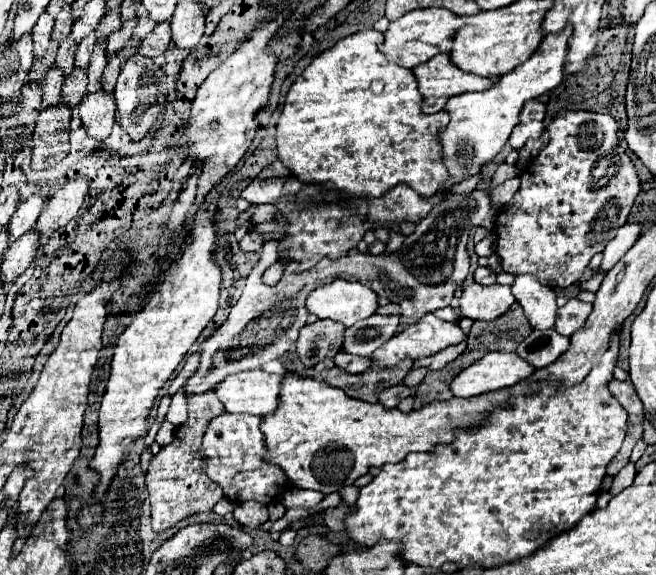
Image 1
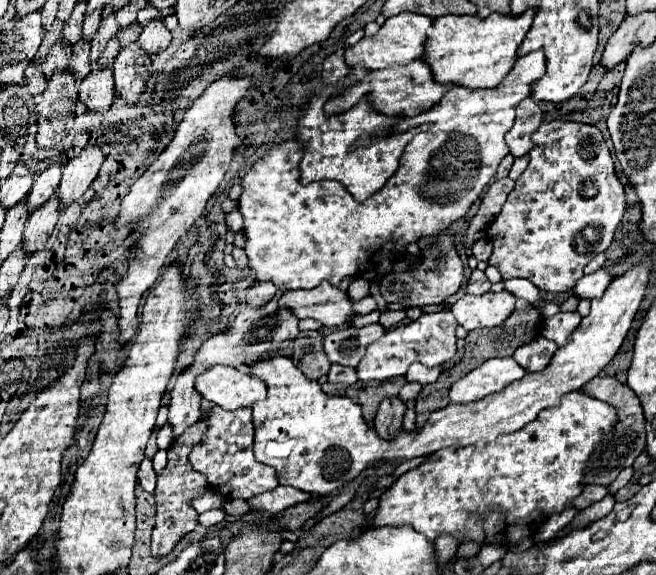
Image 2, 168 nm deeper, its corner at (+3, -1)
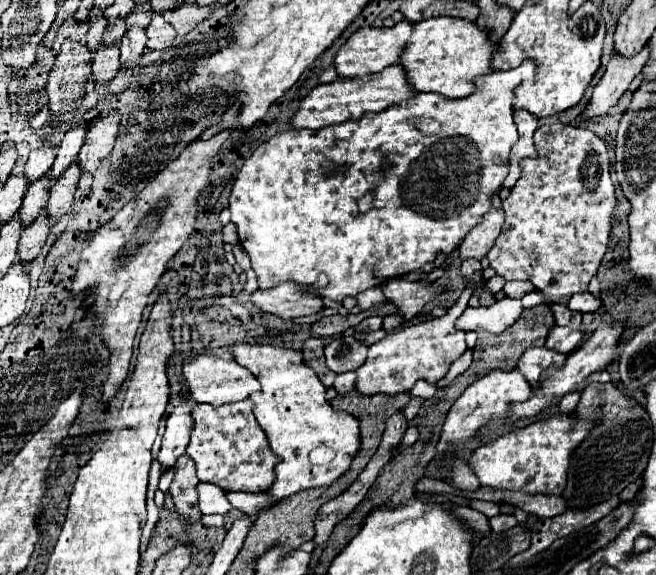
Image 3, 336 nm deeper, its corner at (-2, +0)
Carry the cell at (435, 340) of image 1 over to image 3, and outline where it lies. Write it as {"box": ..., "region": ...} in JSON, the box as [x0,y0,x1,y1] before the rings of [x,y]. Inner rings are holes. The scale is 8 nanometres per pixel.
{"box":[356,270,482,396],"region":[[[479,270],[464,288],[456,304],[448,309],[446,316],[422,320],[422,322],[410,324],[410,326],[402,326],[400,330],[388,332],[386,338],[372,344],[368,348],[366,362],[356,370],[356,374],[358,374],[356,392],[364,394],[364,396],[374,396],[374,394],[396,396],[400,392],[410,392],[418,380],[426,380],[428,384],[436,384],[438,380],[442,380],[448,374],[450,364],[466,352],[464,332],[456,330],[454,322],[467,308],[474,286],[481,278],[482,270]]]}

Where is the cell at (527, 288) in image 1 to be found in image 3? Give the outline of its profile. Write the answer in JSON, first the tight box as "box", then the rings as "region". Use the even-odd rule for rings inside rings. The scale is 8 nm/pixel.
{"box":[503,281,536,298],"region":[[[507,281],[503,287],[503,292],[510,298],[522,298],[528,292],[534,292],[536,288],[530,284],[530,281]]]}

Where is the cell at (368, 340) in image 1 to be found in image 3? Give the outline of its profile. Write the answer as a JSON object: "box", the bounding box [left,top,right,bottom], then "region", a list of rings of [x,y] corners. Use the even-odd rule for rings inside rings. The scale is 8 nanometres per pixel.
{"box":[324,336,368,374],"region":[[[340,336],[324,348],[326,364],[336,374],[344,374],[348,370],[358,370],[362,366],[362,362],[366,360],[366,350],[368,348],[362,342],[358,342],[356,338]]]}

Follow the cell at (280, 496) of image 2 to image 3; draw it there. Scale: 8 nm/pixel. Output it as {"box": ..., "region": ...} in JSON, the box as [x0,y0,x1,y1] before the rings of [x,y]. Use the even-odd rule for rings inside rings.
{"box":[226,492,270,514],"region":[[[226,492],[228,502],[238,508],[242,514],[254,514],[260,512],[262,508],[270,506],[270,498],[268,494],[260,492],[260,494],[248,494],[248,492]]]}

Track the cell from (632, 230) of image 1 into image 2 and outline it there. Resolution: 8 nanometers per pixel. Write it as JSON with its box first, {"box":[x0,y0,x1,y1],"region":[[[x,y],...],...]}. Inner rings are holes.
{"box":[573,267,611,299],"region":[[[601,267],[601,269],[597,269],[595,273],[589,273],[589,275],[585,275],[581,281],[577,281],[577,285],[573,287],[573,293],[575,293],[577,297],[581,297],[581,299],[601,297],[603,291],[607,289],[609,281],[611,281],[611,273],[609,273],[605,267]]]}

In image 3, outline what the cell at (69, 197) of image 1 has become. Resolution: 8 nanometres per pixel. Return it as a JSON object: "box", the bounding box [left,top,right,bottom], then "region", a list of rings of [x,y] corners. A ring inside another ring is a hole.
{"box":[78,110,120,174],"region":[[[110,110],[106,116],[100,116],[98,122],[88,130],[84,146],[78,156],[80,168],[84,172],[92,174],[100,166],[100,162],[108,156],[118,134],[118,124],[120,124],[120,112]]]}

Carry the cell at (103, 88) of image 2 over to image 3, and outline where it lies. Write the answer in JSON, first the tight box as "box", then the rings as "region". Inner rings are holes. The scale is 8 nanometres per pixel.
{"box":[92,46,120,84],"region":[[[102,46],[100,50],[94,52],[94,60],[92,60],[92,72],[94,72],[94,80],[98,84],[108,84],[116,72],[120,70],[120,54],[118,54],[118,46]]]}

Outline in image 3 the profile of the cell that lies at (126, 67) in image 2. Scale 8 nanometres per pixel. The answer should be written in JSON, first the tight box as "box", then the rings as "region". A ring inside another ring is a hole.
{"box":[120,26,146,64],"region":[[[132,26],[120,40],[120,62],[136,64],[146,48],[146,32],[140,26]]]}

